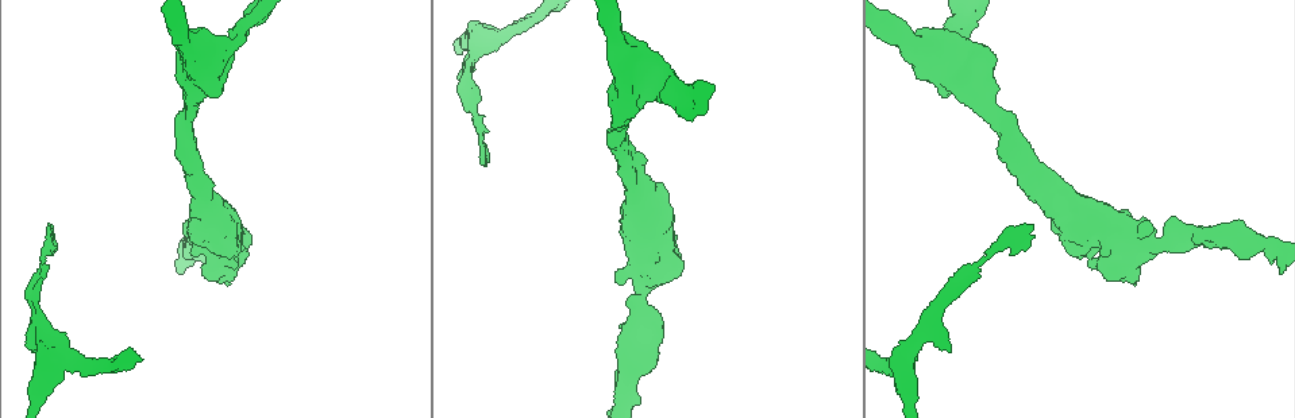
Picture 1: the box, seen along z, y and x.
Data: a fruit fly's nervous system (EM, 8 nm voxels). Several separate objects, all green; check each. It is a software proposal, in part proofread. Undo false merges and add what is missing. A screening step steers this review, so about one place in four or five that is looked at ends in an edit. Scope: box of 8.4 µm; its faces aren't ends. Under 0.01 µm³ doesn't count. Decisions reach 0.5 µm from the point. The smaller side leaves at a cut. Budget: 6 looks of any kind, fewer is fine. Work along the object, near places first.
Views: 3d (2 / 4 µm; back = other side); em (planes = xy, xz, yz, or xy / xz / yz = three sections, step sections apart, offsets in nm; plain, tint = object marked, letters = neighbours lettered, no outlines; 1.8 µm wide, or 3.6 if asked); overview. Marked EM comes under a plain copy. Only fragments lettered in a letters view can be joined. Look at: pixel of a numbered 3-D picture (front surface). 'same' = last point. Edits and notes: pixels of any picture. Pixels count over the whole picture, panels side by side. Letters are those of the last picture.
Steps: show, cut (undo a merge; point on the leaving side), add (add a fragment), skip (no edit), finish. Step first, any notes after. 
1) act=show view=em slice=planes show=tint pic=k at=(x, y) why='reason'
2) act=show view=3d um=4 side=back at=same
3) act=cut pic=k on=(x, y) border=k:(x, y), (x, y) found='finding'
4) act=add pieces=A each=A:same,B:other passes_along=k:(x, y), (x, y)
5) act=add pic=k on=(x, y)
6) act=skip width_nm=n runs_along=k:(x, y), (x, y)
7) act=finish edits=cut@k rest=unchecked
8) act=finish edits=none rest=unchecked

act=show view=em slice=planes show=letters pic=1 at=(1106, 227) why='sudden change in width'

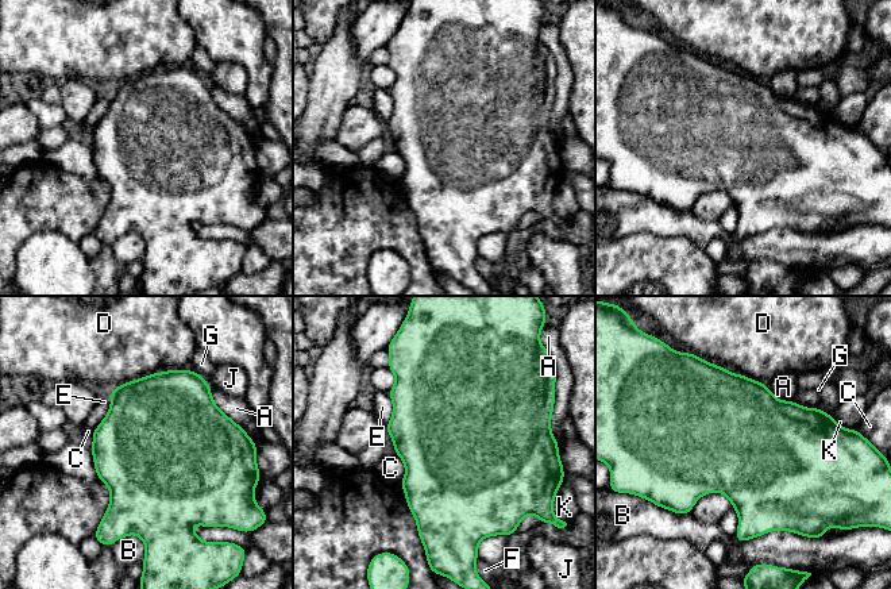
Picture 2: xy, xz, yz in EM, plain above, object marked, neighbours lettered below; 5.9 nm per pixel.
act=skip width_nm=700 each=A:other,B:other,C:other,D:other,E:other,F:other,G:other,J:other,K:other border=2:(394, 451), (405, 469), (400, 484) found='all the same neuron'

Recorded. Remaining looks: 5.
act=show view=em slice=planes show=letters pic=1 at=(33, 352)

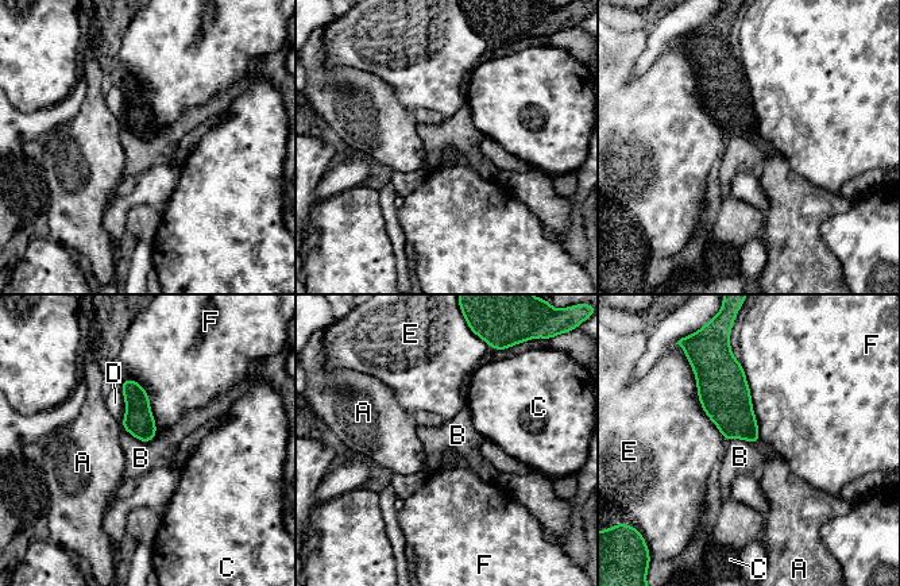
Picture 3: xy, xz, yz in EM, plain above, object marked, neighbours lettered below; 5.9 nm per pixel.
act=skip each=A:other,B:other,C:other,D:other,E:other,F:other border=3:(123, 428), (143, 442), (157, 435) found='no lettered fragment goes on from it'

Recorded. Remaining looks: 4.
act=show view=em um=3.6 slice=planes show=letters pic=1 at=(965, 85) why='small branch off a trunk'

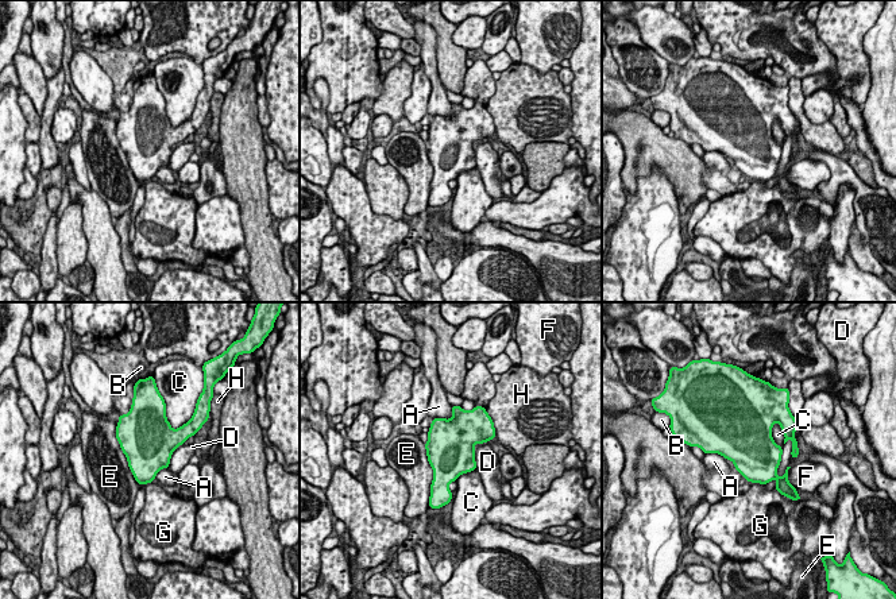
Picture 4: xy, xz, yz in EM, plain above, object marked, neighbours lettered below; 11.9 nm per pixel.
act=skip longest_contact=E:800nm each=A:other,B:other,C:other,D:other,E:other,F:other,G:other,H:other border=4:(452, 408), (450, 418), (432, 420) found='one neuron here'

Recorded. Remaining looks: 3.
act=finish edits=none rest=unchecked

